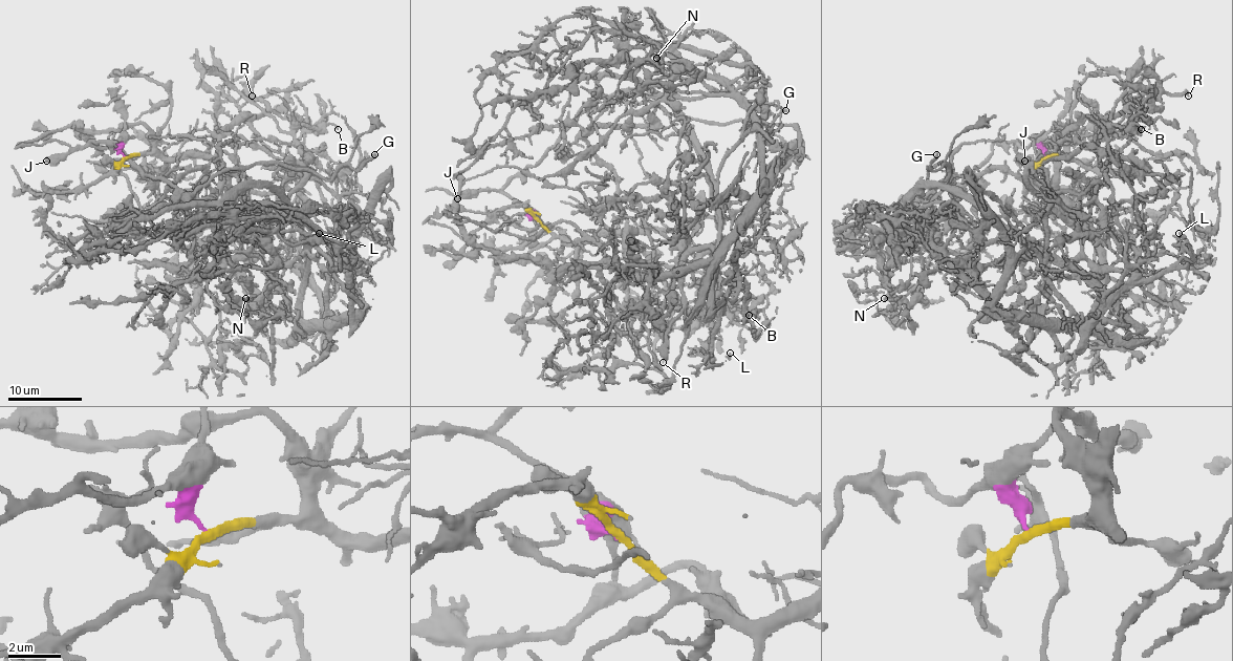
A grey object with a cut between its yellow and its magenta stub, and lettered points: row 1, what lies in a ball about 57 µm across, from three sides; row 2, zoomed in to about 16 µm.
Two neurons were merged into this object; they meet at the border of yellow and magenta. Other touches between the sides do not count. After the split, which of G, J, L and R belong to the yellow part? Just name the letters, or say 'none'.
L, R

